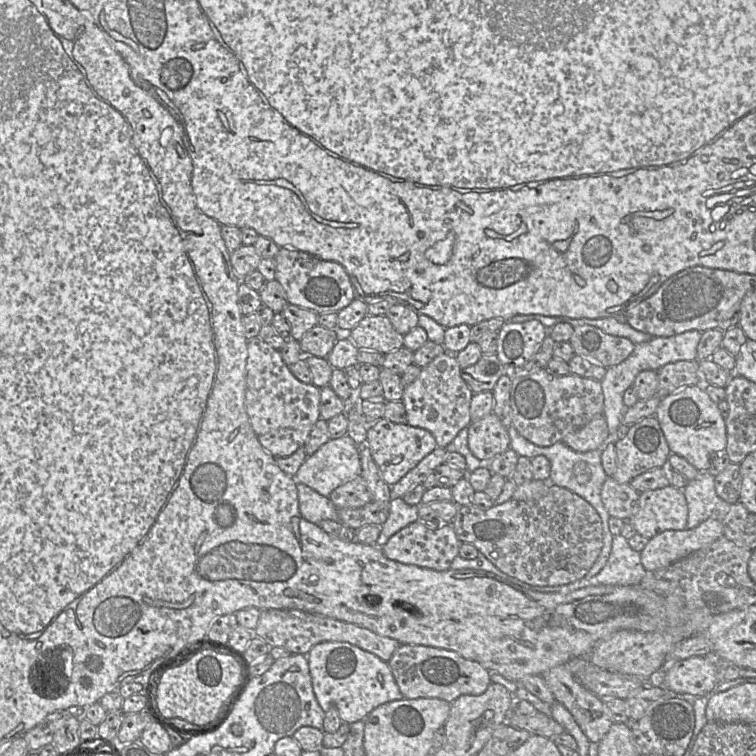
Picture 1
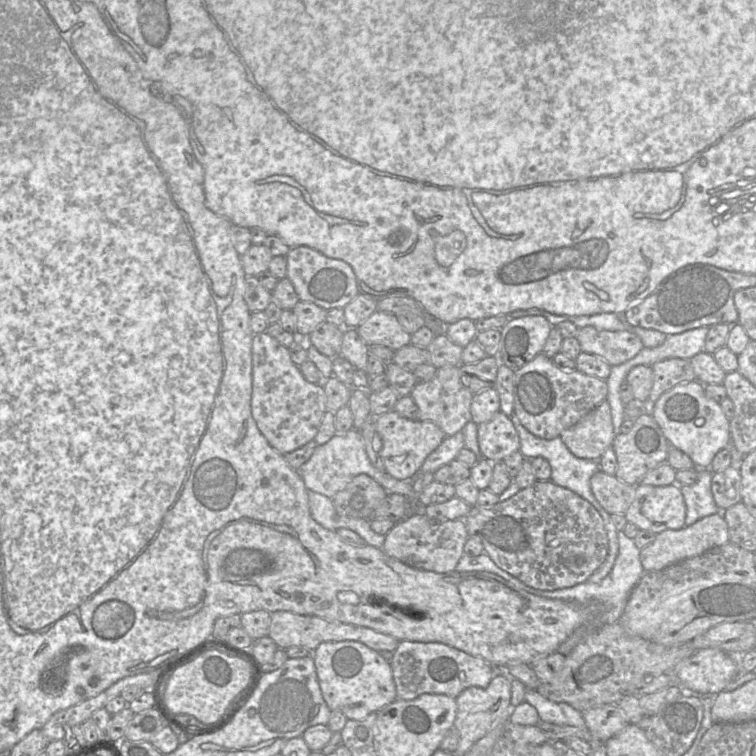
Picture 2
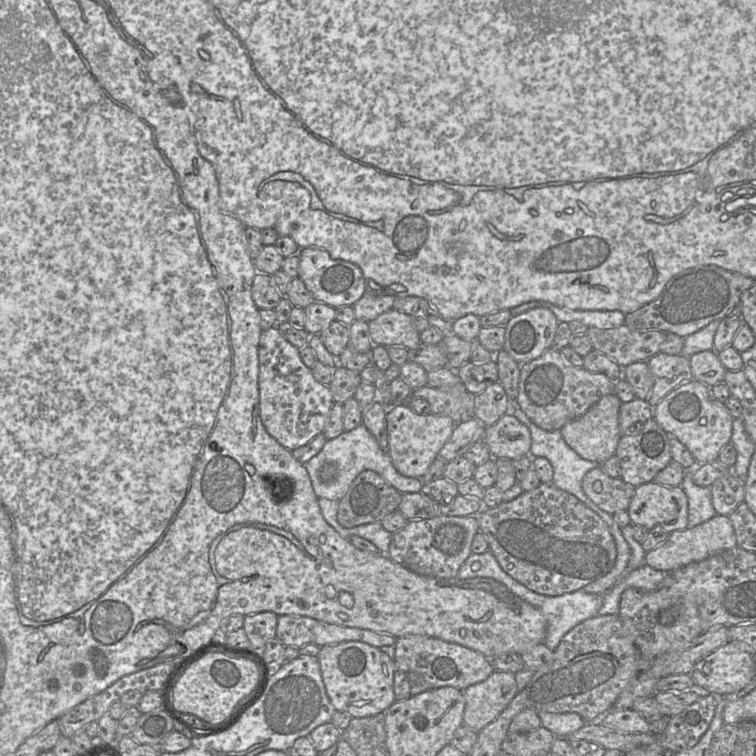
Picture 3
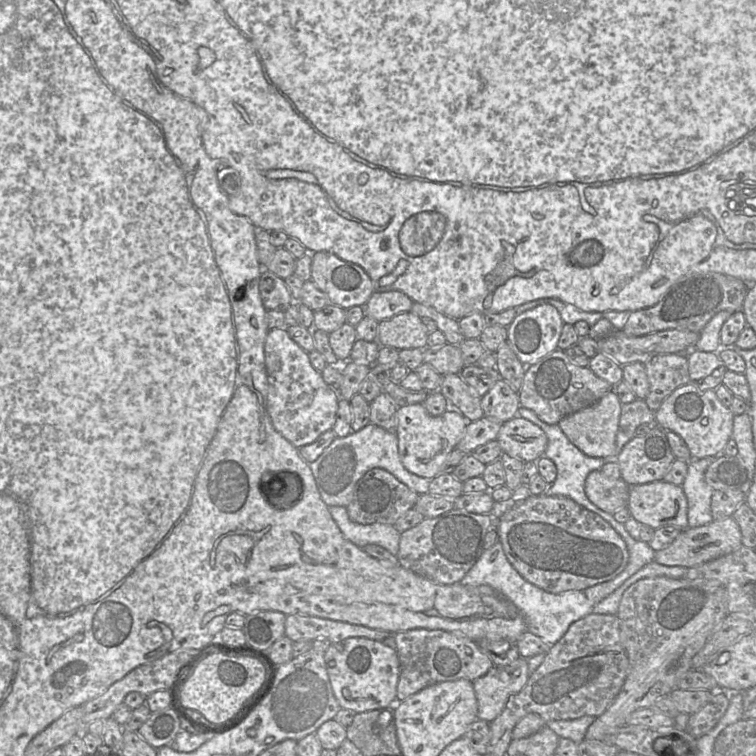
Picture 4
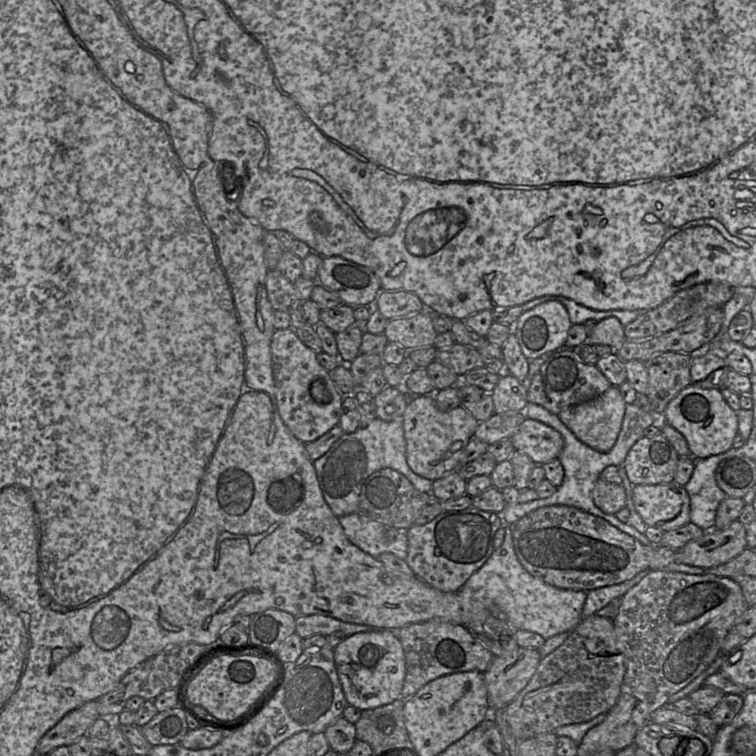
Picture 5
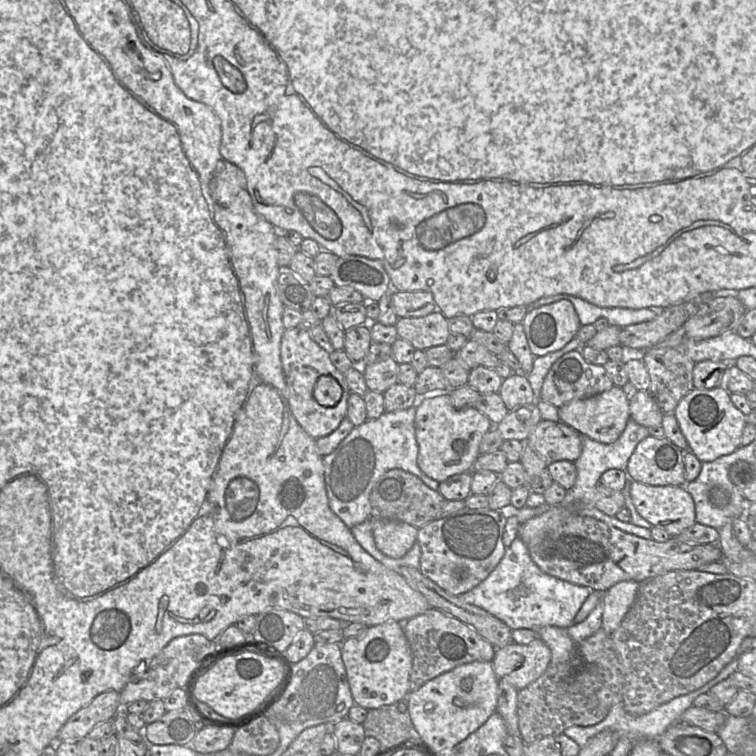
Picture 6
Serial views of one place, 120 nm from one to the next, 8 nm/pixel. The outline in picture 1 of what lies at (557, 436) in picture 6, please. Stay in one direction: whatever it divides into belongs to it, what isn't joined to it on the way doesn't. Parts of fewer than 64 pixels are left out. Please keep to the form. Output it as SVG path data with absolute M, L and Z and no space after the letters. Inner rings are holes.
M493 412L468 426L468 447L484 463L510 448L507 428Z

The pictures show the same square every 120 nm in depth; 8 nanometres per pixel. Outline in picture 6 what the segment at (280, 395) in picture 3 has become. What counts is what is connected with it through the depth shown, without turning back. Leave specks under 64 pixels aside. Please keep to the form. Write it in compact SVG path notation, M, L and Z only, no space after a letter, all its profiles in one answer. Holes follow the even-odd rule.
M303 327L284 331L281 340L281 363L287 386L289 408L298 424L314 439L331 434L346 417L348 398L351 393L343 373L332 364L328 352L321 348ZM322 375L333 377L343 390L341 399L335 406L324 407L317 403L313 396L316 381Z

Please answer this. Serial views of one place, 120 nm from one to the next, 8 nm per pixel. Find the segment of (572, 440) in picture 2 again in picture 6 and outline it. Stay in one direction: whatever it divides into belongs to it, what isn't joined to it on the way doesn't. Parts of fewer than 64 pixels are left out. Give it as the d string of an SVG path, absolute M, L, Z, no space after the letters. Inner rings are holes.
M612 386L592 397L570 401L558 408L560 421L580 434L595 441L609 444L618 439L630 419L629 400L622 387Z

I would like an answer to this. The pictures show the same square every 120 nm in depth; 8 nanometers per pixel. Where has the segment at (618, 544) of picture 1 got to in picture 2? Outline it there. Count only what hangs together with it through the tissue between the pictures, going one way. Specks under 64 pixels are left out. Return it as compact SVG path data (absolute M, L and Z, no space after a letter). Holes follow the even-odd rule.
M618 531L618 542L619 552L614 562L613 568L602 581L600 581L599 583L589 583L588 581L585 581L573 587L553 591L538 590L524 584L508 572L500 569L485 552L476 557L469 557L469 559L472 558L472 560L476 562L476 571L487 571L494 573L500 577L503 577L503 579L512 583L515 587L530 594L549 599L558 599L565 602L574 602L581 605L594 605L596 607L594 608L594 617L589 622L577 628L558 647L557 652L566 657L570 654L574 647L587 635L605 624L616 623L619 621L625 608L626 602L629 600L631 592L645 573L645 570L640 561L641 550L637 548L633 539L628 538L623 531Z

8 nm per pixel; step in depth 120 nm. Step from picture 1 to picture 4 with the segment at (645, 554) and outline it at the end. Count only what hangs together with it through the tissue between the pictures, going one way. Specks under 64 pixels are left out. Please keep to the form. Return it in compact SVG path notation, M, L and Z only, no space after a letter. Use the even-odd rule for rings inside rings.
M732 517L713 519L710 523L696 528L686 528L665 548L655 552L654 562L665 566L691 568L730 554L742 546L741 531Z

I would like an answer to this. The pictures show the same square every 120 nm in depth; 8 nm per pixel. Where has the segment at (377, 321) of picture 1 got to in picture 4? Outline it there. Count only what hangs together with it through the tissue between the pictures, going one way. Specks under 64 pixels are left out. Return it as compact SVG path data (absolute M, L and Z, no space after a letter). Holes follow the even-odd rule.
M408 311L380 321L377 342L380 346L390 346L398 350L424 349L428 347L429 334L421 318Z

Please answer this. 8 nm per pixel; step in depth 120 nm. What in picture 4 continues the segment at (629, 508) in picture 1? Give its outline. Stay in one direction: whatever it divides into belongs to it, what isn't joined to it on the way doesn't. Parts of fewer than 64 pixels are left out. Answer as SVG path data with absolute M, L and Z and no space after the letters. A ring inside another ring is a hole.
M594 470L588 474L584 489L587 498L595 506L613 515L627 507L630 487L621 477L614 479L600 470Z

